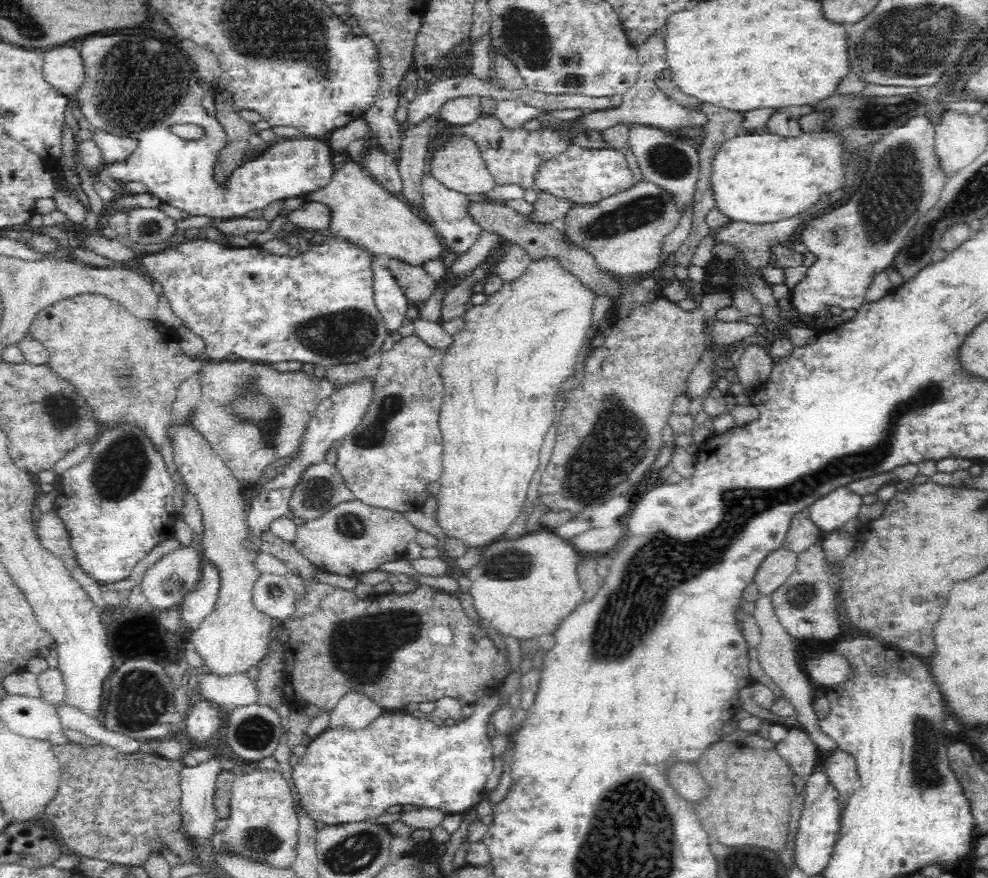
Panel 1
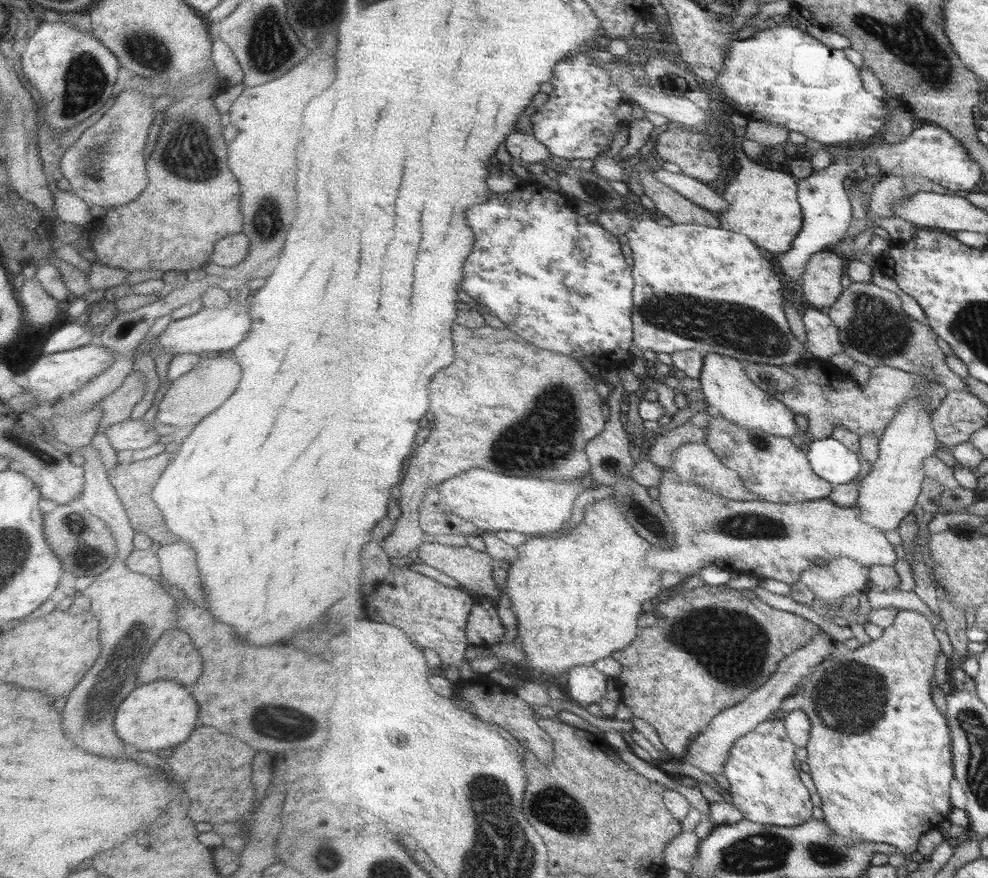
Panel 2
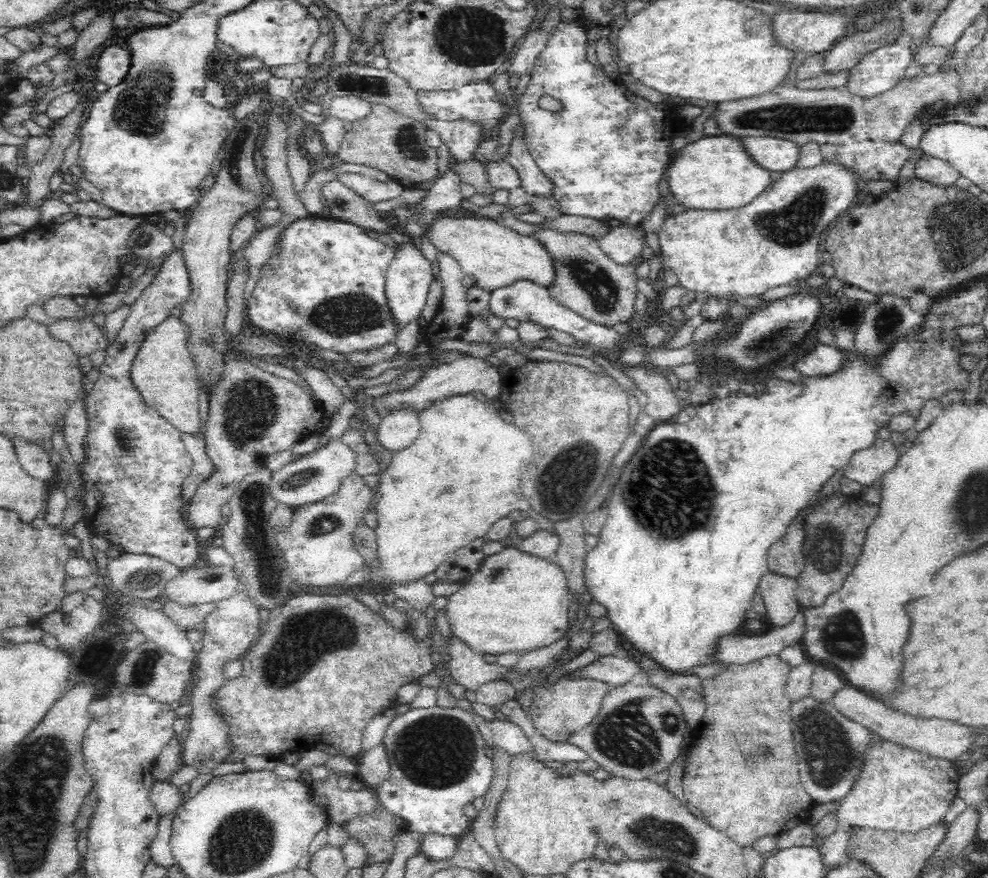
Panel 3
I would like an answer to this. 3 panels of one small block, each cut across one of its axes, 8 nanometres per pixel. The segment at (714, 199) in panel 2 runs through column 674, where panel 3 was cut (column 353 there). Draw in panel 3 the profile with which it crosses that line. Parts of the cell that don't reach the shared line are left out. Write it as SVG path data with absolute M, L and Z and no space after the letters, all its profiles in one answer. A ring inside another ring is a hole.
M336 172L335 178L371 203L386 202L402 194L405 187L396 179L380 181L359 173Z

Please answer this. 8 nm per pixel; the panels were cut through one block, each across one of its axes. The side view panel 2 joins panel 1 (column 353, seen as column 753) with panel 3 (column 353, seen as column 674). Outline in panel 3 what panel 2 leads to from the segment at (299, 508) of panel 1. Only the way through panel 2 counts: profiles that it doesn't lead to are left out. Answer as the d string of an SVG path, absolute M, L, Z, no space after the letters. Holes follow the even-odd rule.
M332 439L314 452L295 458L286 466L271 474L269 490L277 503L292 508L295 505L308 505L322 501L338 491L340 478L355 471L355 459L352 449L340 439Z

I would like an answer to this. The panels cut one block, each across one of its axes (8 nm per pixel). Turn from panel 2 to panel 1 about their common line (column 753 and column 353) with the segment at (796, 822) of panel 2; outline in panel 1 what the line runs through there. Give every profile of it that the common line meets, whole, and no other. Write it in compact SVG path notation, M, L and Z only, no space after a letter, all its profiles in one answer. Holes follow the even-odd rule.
M490 692L483 694L480 698L477 698L473 703L474 712L465 718L465 720L456 720L455 724L450 726L438 726L438 724L432 723L431 720L424 716L424 719L418 719L415 716L409 716L403 712L384 712L383 715L378 717L368 728L360 730L360 732L350 732L349 730L332 730L326 729L322 734L311 740L311 743L307 747L306 754L300 758L300 760L293 766L292 778L298 791L300 791L300 797L306 805L306 809L310 811L310 815L316 818L318 821L322 821L327 825L333 824L346 824L347 822L360 822L366 820L366 818L374 818L384 813L386 808L392 805L406 805L413 804L416 806L423 806L424 808L440 809L445 815L465 814L469 809L475 808L479 802L485 799L486 795L486 783L489 774L493 771L495 765L494 750L492 749L492 740L488 736L486 726L491 720L492 714L500 706L499 693Z

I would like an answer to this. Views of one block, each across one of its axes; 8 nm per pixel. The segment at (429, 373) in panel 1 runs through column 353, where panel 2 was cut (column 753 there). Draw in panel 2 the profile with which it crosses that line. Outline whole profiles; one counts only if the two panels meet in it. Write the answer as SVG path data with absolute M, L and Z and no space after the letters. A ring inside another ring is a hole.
M708 403L706 410L710 414L710 424L706 427L709 442L706 444L721 457L721 462L724 462L726 466L740 473L742 479L744 479L744 483L746 483L746 487L752 490L759 498L762 498L763 501L776 504L800 504L828 499L835 492L836 487L815 472L815 469L811 466L809 454L806 454L801 447L796 446L790 438L741 428L735 422L732 422L732 420L728 420L726 416L712 413L712 404Z

